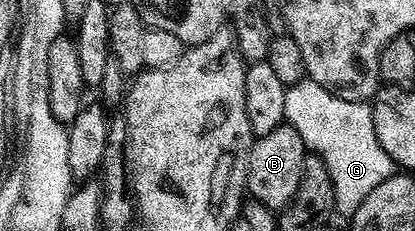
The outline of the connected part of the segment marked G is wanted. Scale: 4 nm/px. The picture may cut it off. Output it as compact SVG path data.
M304 79L287 88L284 115L285 124L300 131L307 150L317 153L328 167L337 212L352 215L370 192L396 172L393 159L380 147L380 139L376 139L374 110L367 102L340 99L340 95L320 87L320 83Z

